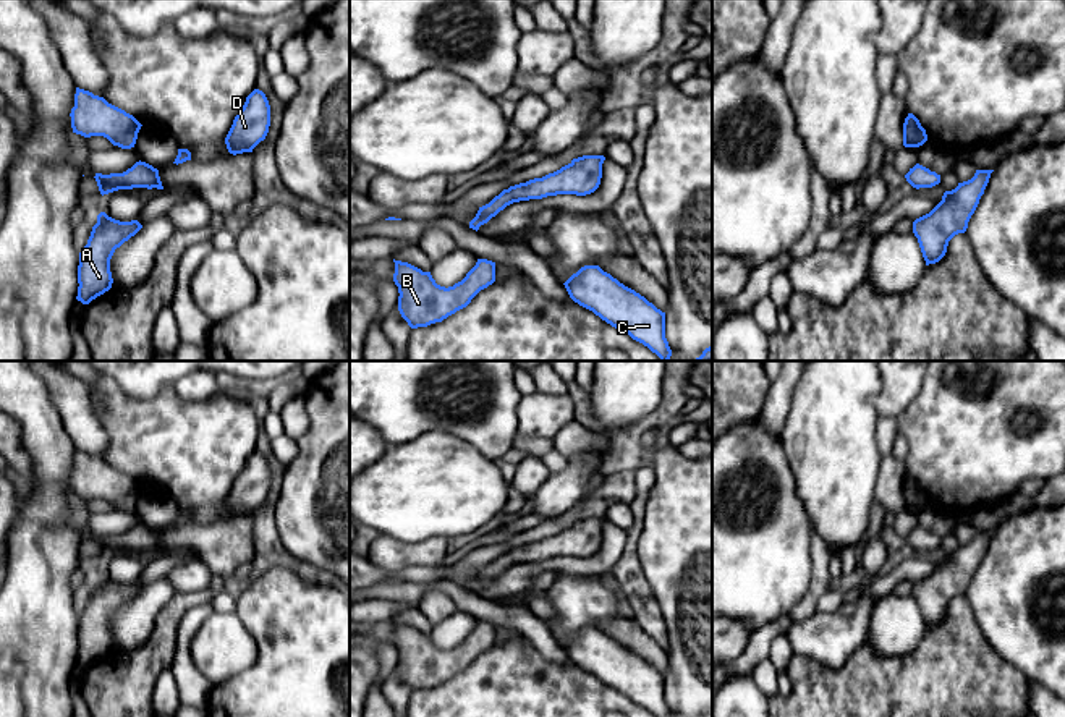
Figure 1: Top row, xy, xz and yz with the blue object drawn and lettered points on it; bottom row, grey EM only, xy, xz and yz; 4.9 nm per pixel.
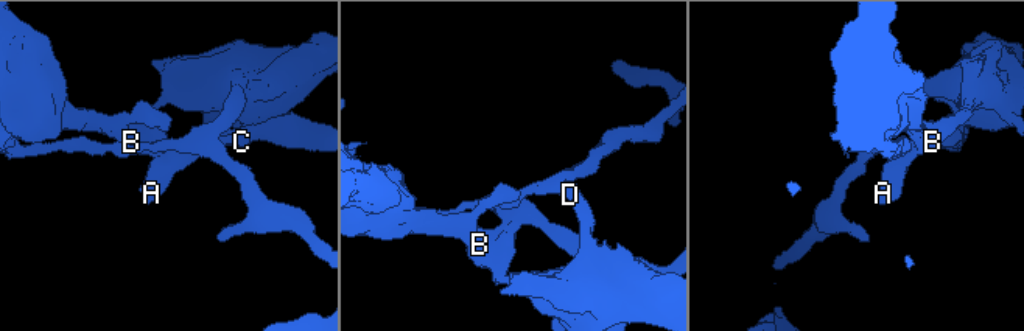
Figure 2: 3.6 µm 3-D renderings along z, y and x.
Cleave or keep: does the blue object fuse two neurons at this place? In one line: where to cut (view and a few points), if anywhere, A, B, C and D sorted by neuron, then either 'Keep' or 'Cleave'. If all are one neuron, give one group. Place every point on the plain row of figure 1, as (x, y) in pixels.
Split along xy (102, 538), (106, 551), (118, 551). Groups: A B C / D. Cleave

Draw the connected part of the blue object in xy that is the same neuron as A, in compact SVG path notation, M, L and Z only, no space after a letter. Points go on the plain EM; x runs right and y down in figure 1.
M105 575L97 578L97 586L92 589L87 607L79 615L78 664L89 667L112 651L110 622L115 612L141 591L142 588L138 583L120 584Z

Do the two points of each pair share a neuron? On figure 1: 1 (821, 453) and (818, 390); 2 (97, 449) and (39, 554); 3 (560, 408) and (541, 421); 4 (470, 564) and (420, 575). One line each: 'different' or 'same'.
1: same
2: different
3: same
4: same

